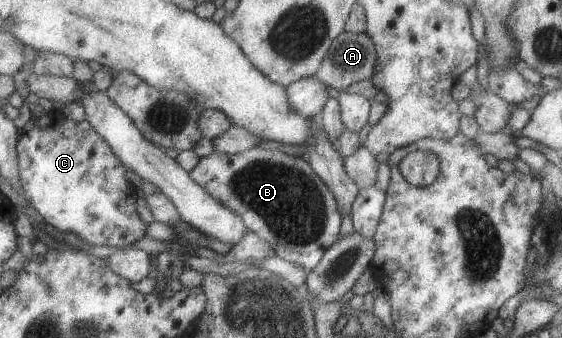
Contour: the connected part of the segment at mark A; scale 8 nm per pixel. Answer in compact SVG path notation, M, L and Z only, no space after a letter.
M343 31L332 40L312 78L328 88L344 91L354 82L370 79L375 60L374 46L365 33Z

